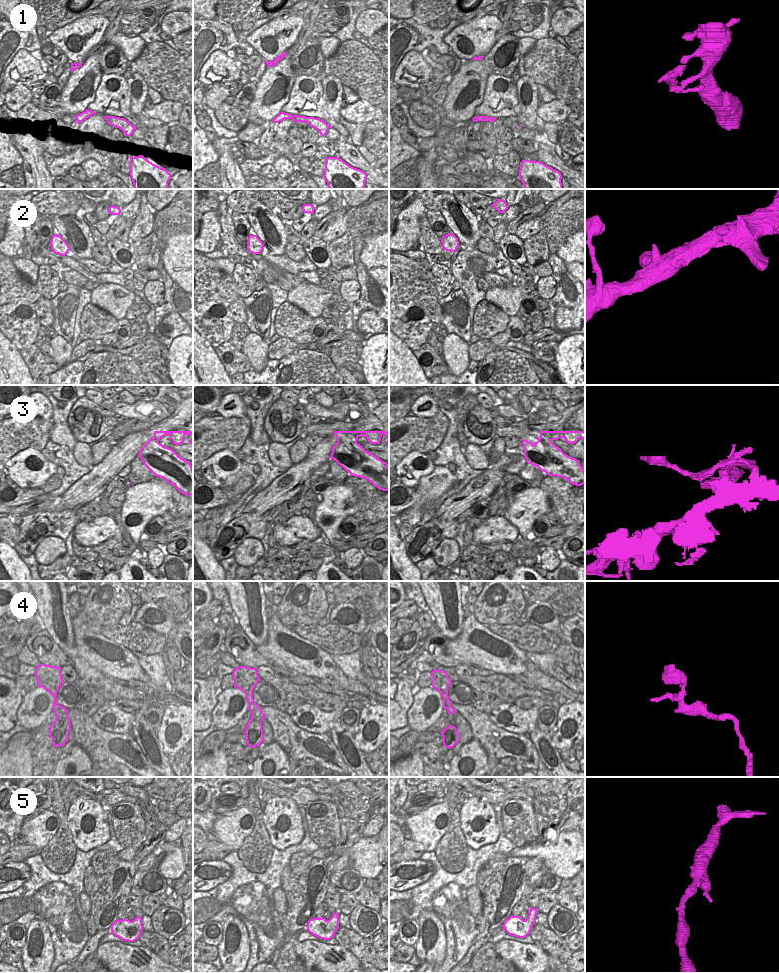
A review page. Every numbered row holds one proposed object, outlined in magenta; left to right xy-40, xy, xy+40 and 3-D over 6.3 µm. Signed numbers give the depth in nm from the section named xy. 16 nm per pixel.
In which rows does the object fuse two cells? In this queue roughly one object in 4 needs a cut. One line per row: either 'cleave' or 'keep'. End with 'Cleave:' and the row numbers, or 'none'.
1: keep
2: keep
3: cleave
4: keep
5: keep
Cleave: 3

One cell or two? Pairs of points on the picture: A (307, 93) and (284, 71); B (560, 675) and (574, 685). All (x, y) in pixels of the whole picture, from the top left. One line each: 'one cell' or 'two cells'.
A: two cells
B: one cell

